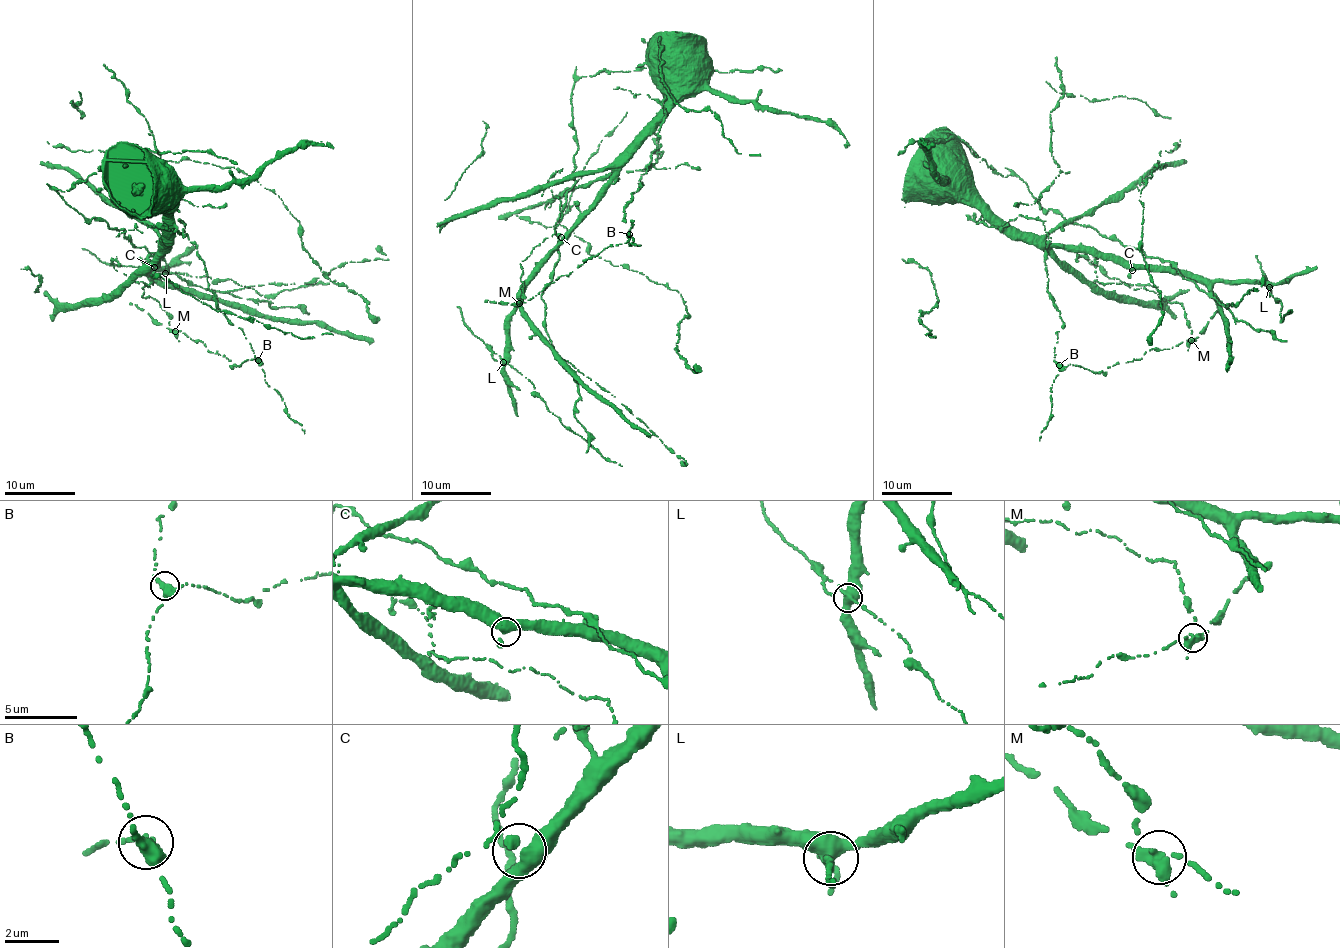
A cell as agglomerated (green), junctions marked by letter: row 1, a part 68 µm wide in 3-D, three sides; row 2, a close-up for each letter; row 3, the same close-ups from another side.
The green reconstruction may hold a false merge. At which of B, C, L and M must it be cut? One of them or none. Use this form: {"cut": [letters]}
{"cut": ["M"]}

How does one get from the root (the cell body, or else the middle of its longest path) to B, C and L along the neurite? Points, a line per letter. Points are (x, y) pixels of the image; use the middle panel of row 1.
B: (608, 175), (663, 117), (661, 147), (623, 209), (625, 221), (633, 222), (629, 234)
C: (608, 175), (614, 172), (618, 164), (616, 179), (597, 205), (561, 237)
L: (608, 175), (618, 164), (616, 179), (597, 205), (525, 286), (523, 300), (510, 322), (508, 358), (503, 361)

